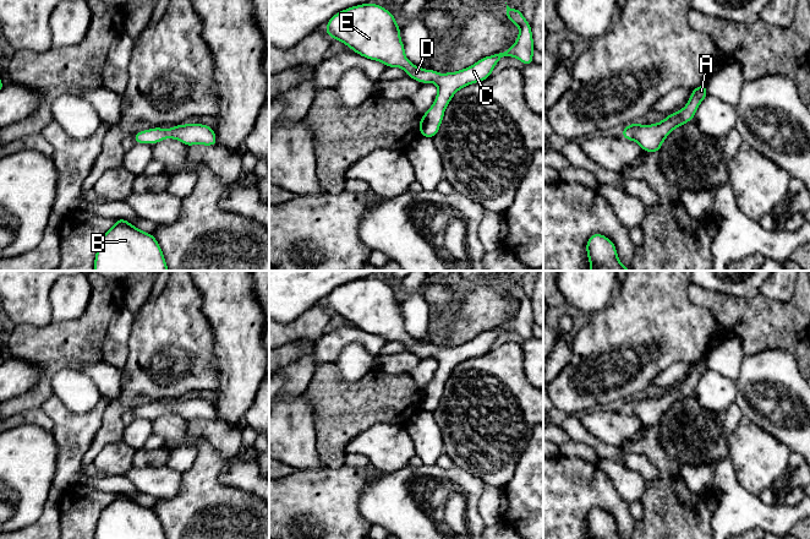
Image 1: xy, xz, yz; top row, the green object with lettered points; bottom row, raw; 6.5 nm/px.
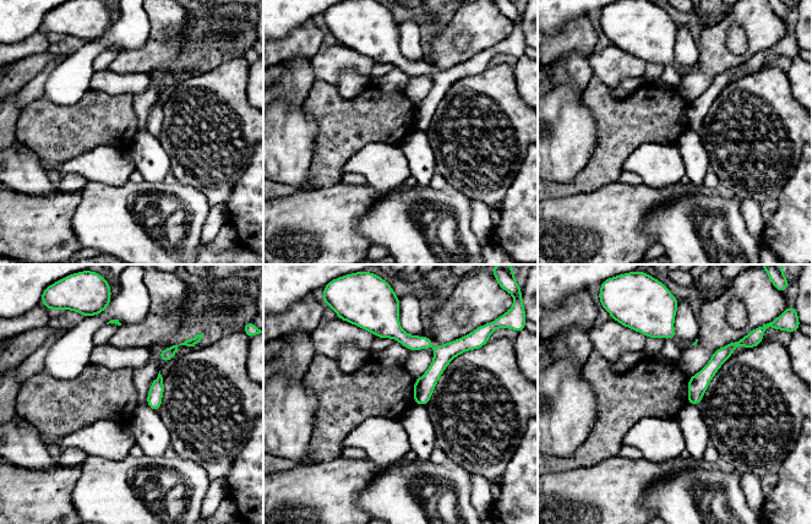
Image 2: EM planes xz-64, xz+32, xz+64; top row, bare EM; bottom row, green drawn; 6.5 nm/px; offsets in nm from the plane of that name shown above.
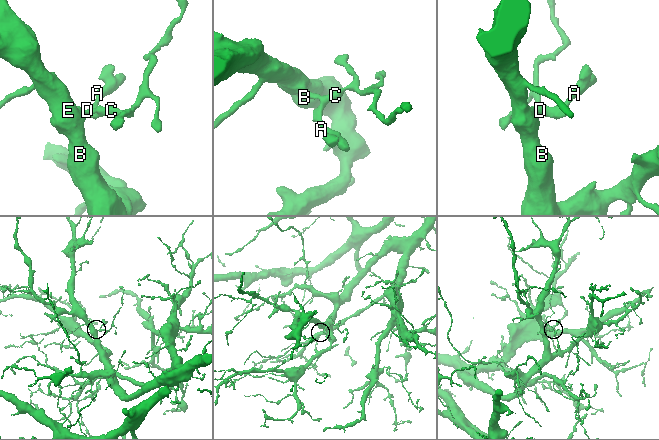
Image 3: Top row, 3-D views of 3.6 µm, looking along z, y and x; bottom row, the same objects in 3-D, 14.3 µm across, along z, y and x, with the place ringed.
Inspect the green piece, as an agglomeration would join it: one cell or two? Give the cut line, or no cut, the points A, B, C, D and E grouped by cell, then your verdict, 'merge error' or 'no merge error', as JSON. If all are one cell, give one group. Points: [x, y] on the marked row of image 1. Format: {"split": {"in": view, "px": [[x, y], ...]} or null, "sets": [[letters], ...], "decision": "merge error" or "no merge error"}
{"split": null, "sets": [["A", "B", "C", "D", "E"]], "decision": "no merge error"}

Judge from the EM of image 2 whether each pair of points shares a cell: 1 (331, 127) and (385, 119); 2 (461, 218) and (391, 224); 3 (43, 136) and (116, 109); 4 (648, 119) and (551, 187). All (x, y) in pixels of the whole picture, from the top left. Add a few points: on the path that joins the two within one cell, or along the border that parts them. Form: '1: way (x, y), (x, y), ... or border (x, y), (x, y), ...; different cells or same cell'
1: way (344, 127), (364, 119), (371, 119); same cell
2: way (443, 202), (421, 196), (412, 200), (408, 206); same cell
3: way (61, 132), (75, 130), (98, 119); same cell
4: way (624, 142), (582, 184), (576, 186); same cell

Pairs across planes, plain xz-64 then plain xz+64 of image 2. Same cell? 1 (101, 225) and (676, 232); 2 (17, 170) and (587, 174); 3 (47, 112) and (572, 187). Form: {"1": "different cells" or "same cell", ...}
{"1": "same cell", "2": "different cells", "3": "same cell"}

